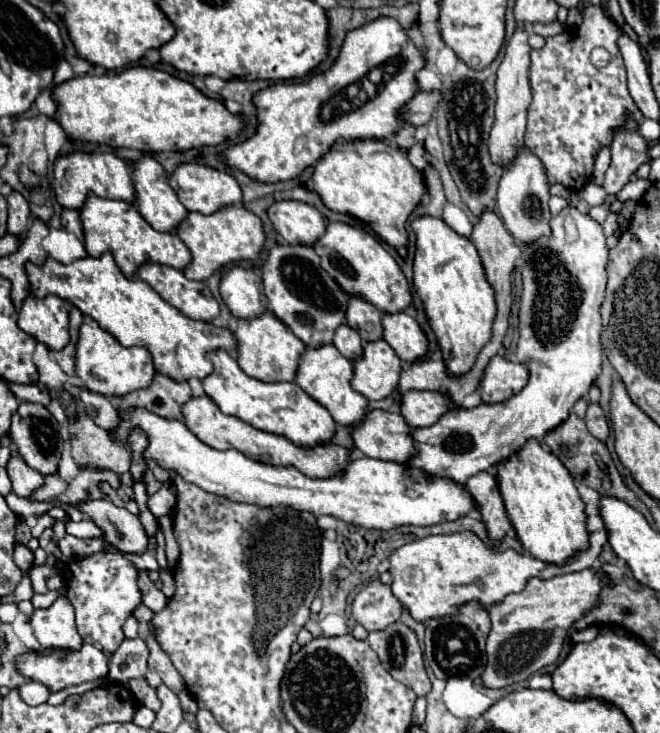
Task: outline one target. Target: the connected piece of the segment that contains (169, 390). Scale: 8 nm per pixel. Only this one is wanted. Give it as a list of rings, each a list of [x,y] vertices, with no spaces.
[[[156,374],[154,382],[146,388],[146,390],[138,390],[138,392],[130,392],[126,396],[120,398],[118,408],[120,410],[128,410],[132,406],[142,406],[162,418],[172,418],[172,420],[184,420],[180,408],[186,400],[192,398],[190,386],[188,382],[174,382],[168,376]]]

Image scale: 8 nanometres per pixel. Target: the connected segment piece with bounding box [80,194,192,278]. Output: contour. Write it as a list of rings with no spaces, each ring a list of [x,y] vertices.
[[[90,194],[86,204],[80,210],[80,216],[82,216],[82,224],[84,224],[86,252],[92,258],[98,258],[104,252],[110,252],[114,256],[116,264],[120,266],[122,274],[128,278],[136,276],[138,268],[144,262],[156,262],[162,266],[184,270],[192,260],[190,250],[184,246],[184,242],[176,234],[154,230],[142,218],[142,214],[138,212],[138,208],[134,204],[128,204],[122,200],[106,200],[106,198],[98,198],[98,196]]]

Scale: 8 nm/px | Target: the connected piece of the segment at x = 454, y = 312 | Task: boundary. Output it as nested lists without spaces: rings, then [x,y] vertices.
[[[420,216],[410,226],[416,234],[414,288],[426,306],[428,322],[438,338],[450,374],[458,376],[474,366],[478,352],[492,336],[496,316],[494,290],[484,276],[476,246],[454,232],[442,218]]]

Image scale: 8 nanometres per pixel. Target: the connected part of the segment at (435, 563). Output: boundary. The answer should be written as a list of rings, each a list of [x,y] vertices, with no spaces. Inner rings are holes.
[[[606,530],[590,534],[590,548],[578,552],[568,564],[552,566],[544,564],[532,556],[518,554],[508,548],[498,552],[486,546],[474,532],[458,532],[446,536],[428,536],[416,542],[410,542],[398,548],[390,556],[390,574],[392,574],[392,594],[398,598],[402,608],[410,612],[416,622],[428,622],[432,618],[456,616],[458,606],[476,600],[484,610],[504,600],[510,592],[522,592],[530,578],[554,578],[562,572],[578,572],[590,568],[598,558],[602,544],[606,542]]]

